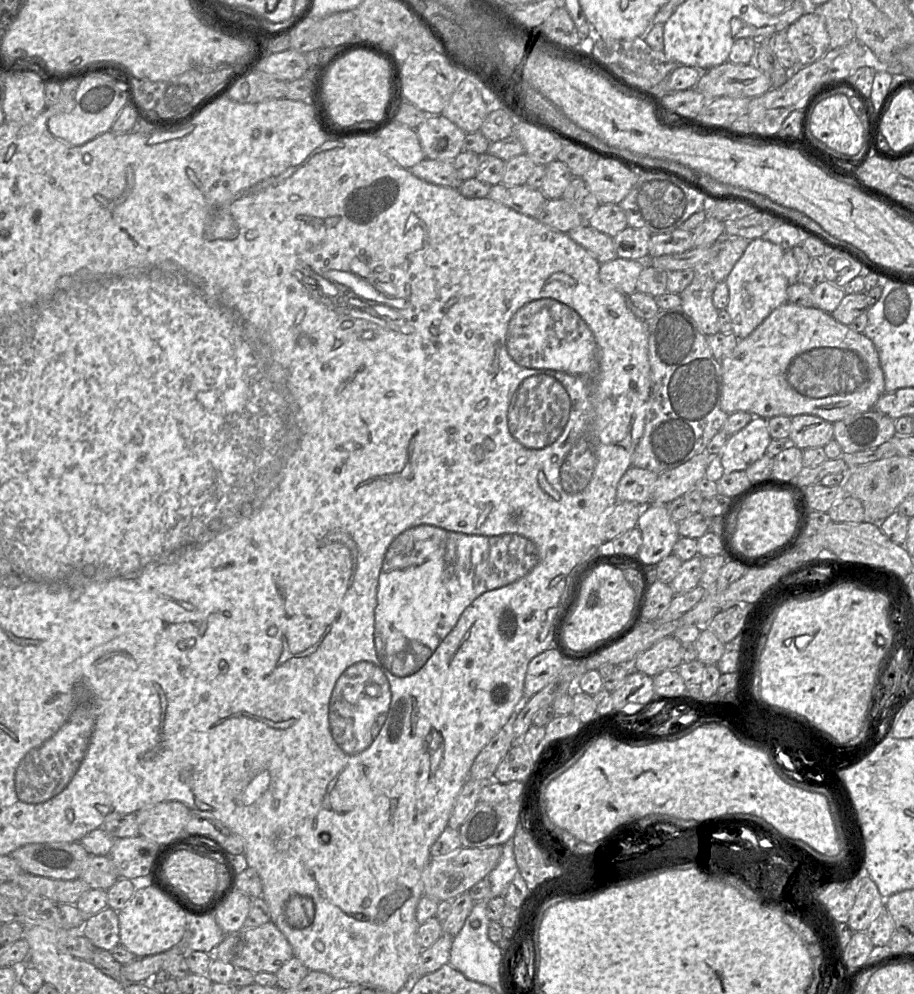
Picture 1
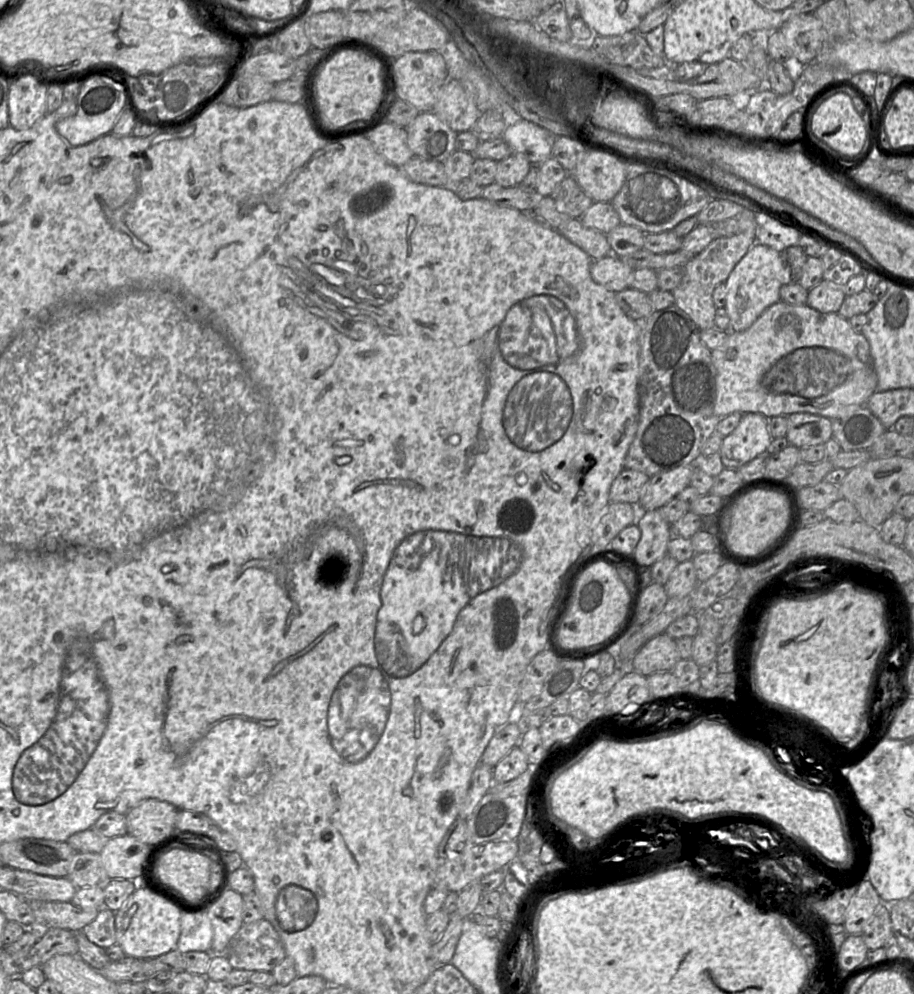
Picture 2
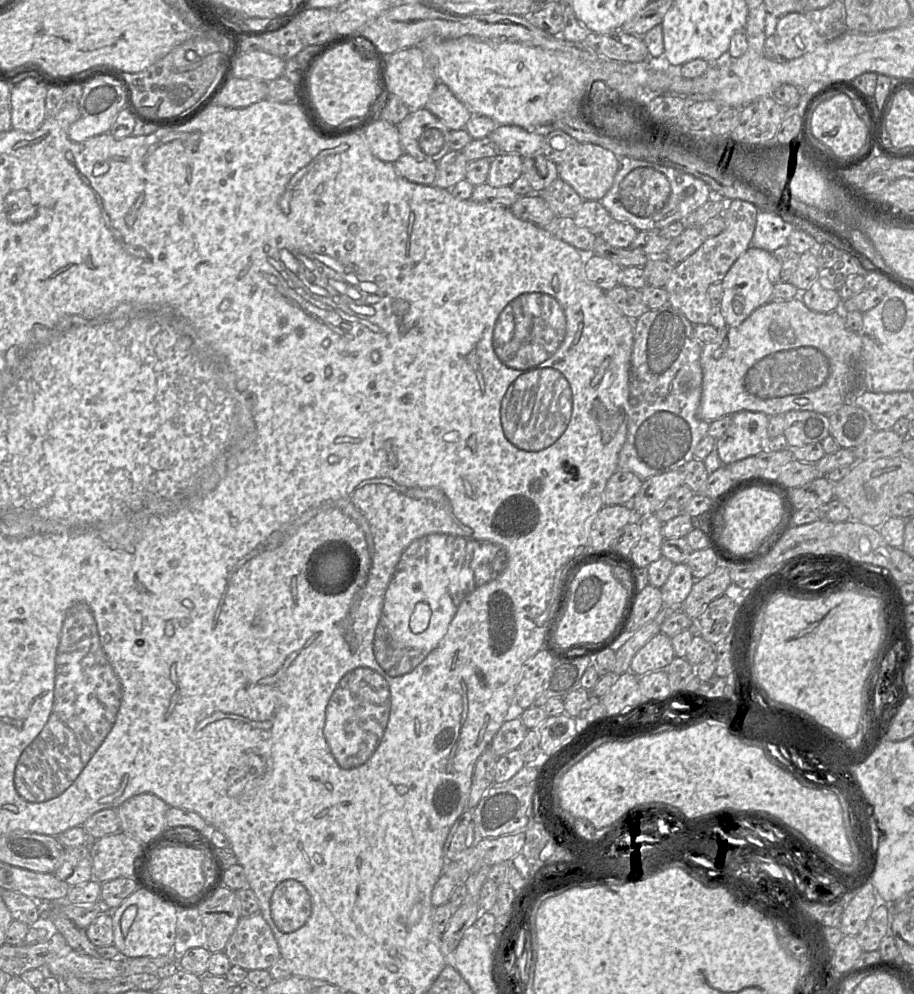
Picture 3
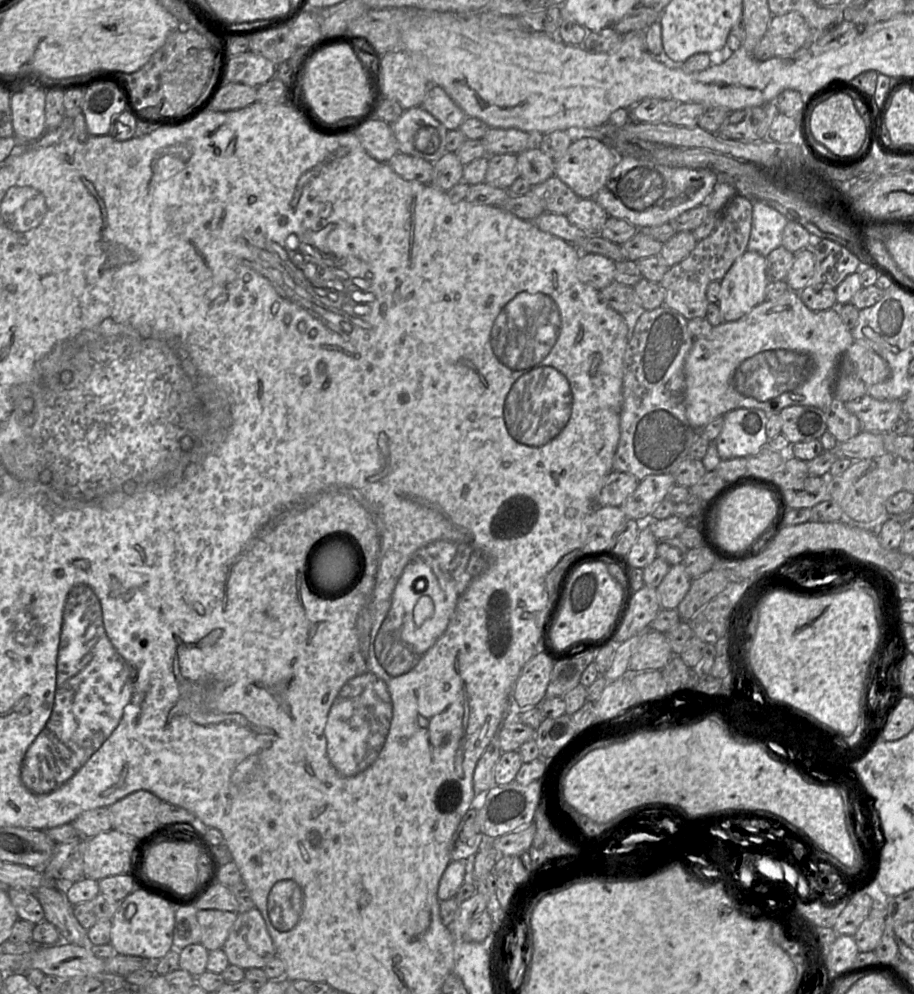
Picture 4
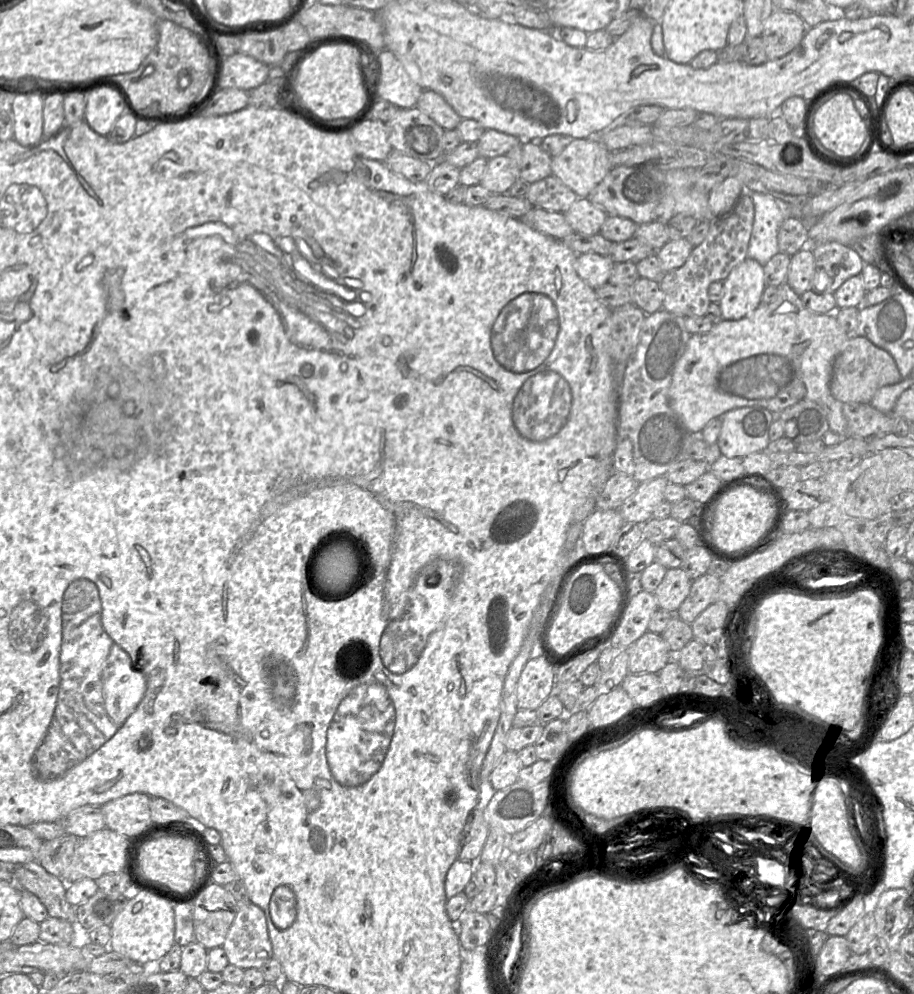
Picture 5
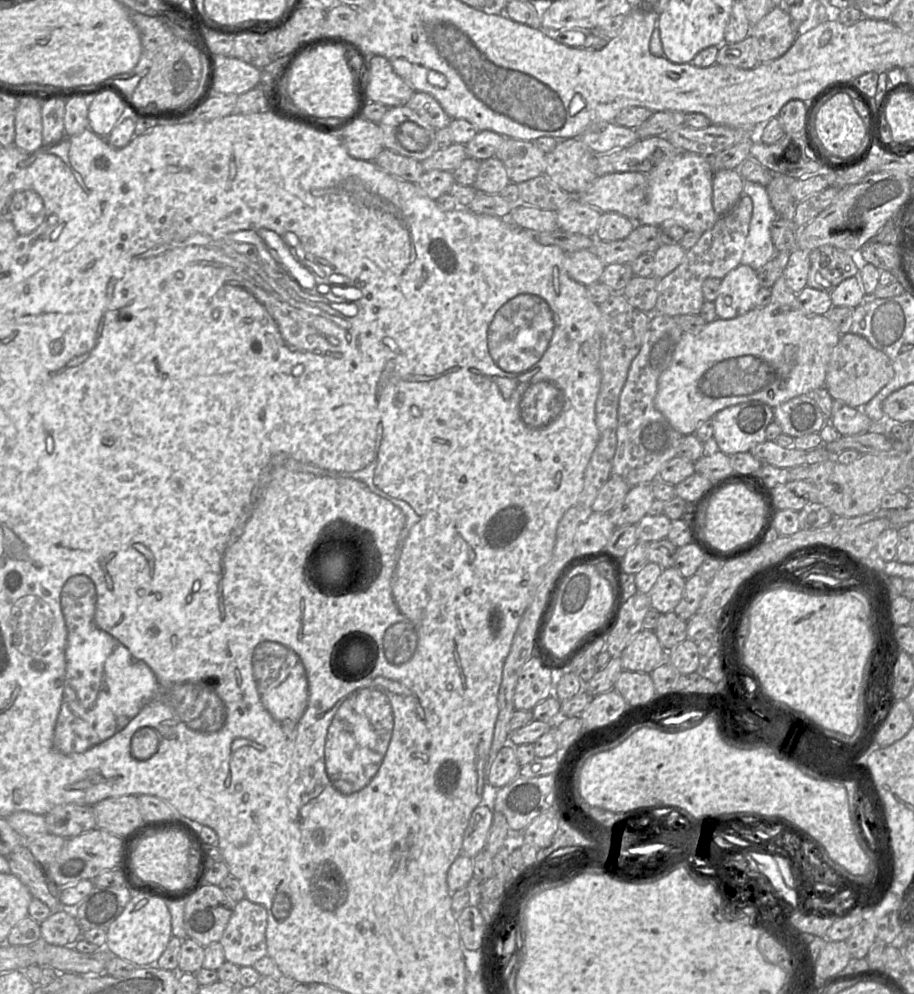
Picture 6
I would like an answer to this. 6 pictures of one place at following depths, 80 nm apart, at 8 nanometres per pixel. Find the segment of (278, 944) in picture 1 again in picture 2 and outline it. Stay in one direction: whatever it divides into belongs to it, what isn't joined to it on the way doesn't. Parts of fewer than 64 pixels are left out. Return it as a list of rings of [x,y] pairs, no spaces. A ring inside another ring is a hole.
[[[264,918],[243,924],[226,951],[233,969],[250,972],[272,972],[286,956],[279,934]]]

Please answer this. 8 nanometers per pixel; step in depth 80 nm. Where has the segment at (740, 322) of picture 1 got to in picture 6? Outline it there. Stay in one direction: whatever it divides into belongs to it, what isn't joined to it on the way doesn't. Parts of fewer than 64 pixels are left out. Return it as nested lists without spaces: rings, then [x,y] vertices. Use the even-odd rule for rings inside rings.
[[[740,264],[728,272],[714,301],[718,318],[732,319],[749,312],[760,288],[757,271],[748,265]]]

